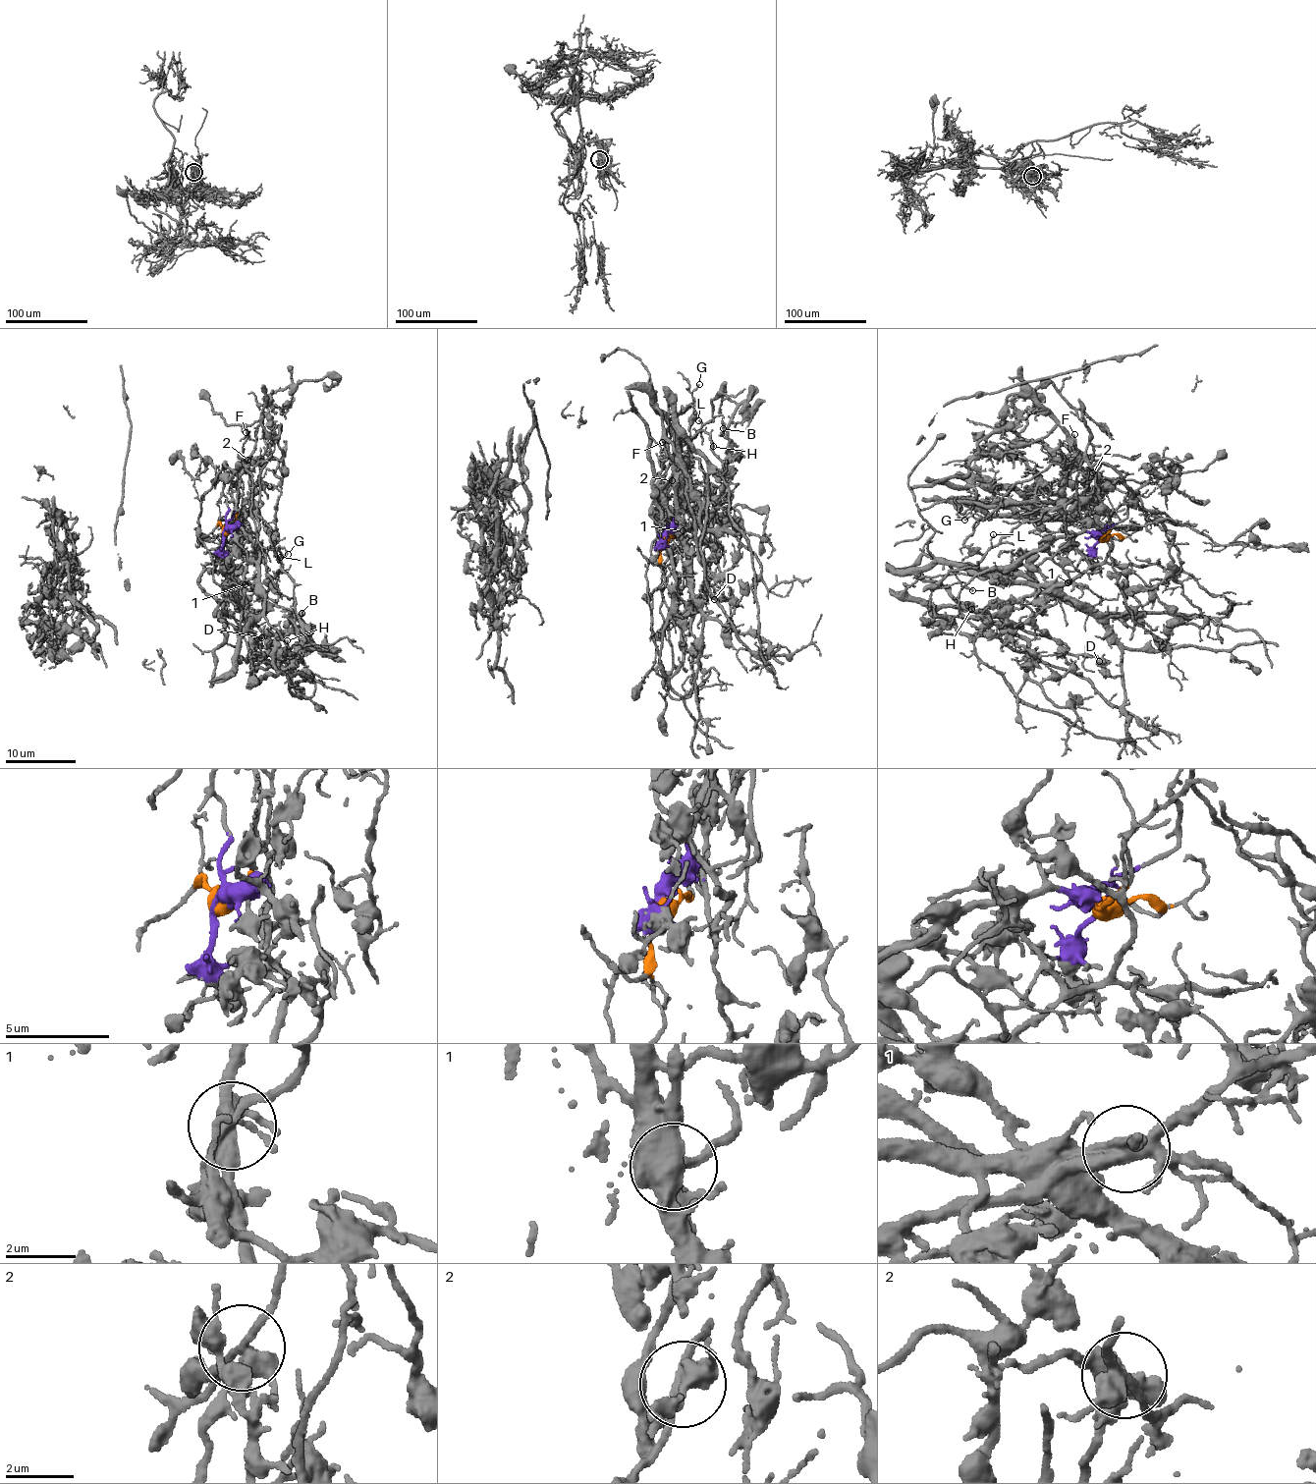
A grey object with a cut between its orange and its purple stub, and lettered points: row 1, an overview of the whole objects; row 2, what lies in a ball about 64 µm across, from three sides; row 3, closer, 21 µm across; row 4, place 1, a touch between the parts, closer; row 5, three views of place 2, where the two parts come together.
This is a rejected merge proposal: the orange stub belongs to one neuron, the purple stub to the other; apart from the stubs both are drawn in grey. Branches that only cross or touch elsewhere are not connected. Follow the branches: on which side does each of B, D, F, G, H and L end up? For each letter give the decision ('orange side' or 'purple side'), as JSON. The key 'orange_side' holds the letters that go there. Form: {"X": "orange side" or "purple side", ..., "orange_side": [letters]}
{"B": "orange side", "D": "purple side", "F": "orange side", "G": "orange side", "H": "purple side", "L": "orange side", "orange_side": ["B", "F", "G", "L"]}

